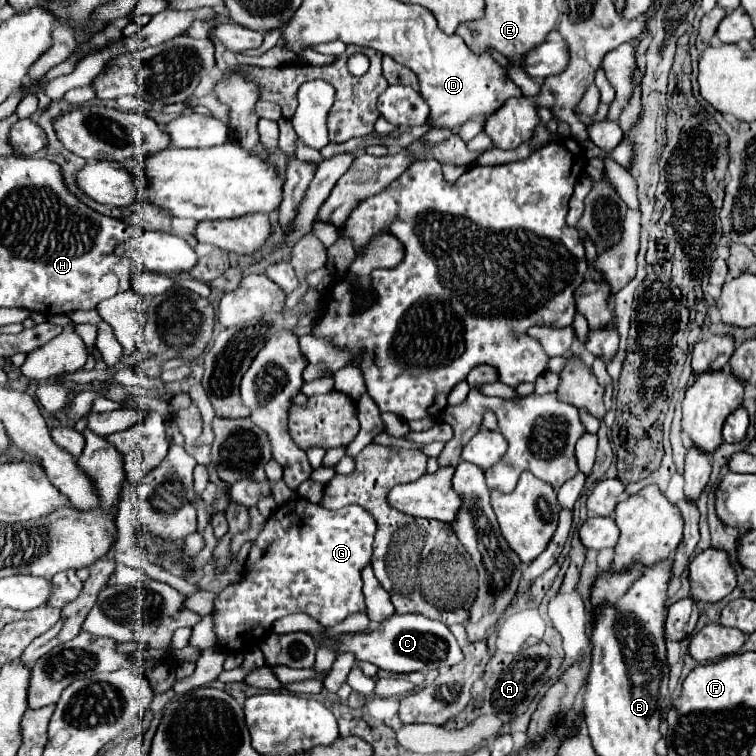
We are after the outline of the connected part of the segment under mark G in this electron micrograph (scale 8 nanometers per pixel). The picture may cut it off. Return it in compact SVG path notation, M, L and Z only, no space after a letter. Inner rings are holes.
M295 498L271 514L253 542L245 576L229 584L213 606L217 644L231 652L247 652L283 616L305 612L321 626L335 626L353 612L365 612L361 570L371 560L373 516L361 506L329 512L305 498Z

